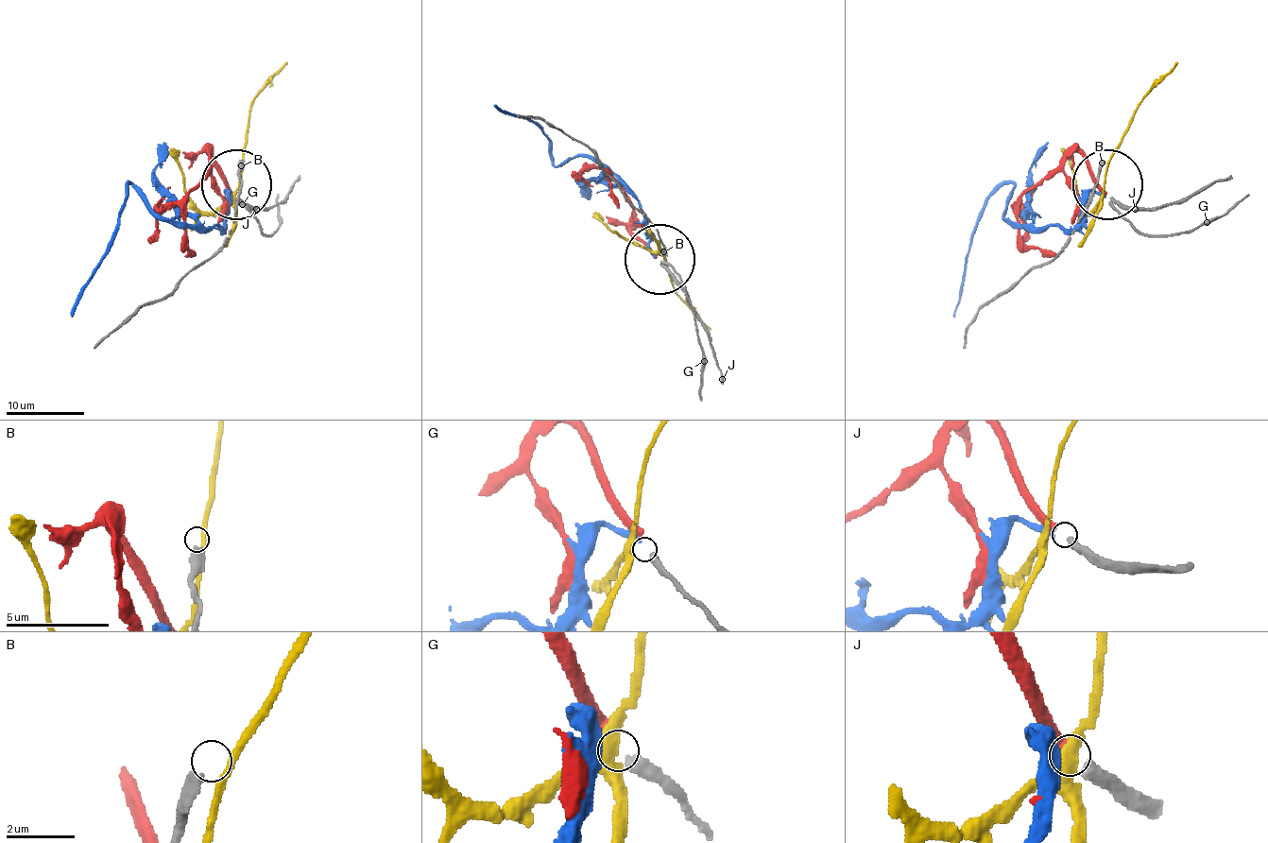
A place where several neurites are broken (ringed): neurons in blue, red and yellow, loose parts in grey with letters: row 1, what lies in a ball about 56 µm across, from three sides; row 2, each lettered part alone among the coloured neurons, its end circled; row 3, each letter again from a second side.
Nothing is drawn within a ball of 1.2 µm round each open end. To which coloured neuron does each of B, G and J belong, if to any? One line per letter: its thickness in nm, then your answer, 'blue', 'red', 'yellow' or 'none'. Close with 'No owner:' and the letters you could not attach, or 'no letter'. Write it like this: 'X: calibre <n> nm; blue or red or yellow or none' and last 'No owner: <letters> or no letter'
B: calibre 400 nm; none
G: calibre 400 nm; blue
J: calibre 380 nm; red
No owner: B

